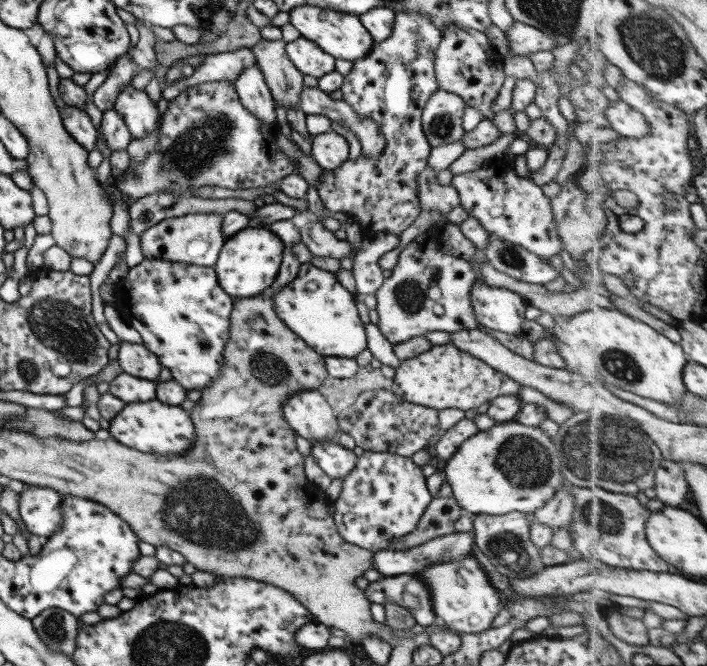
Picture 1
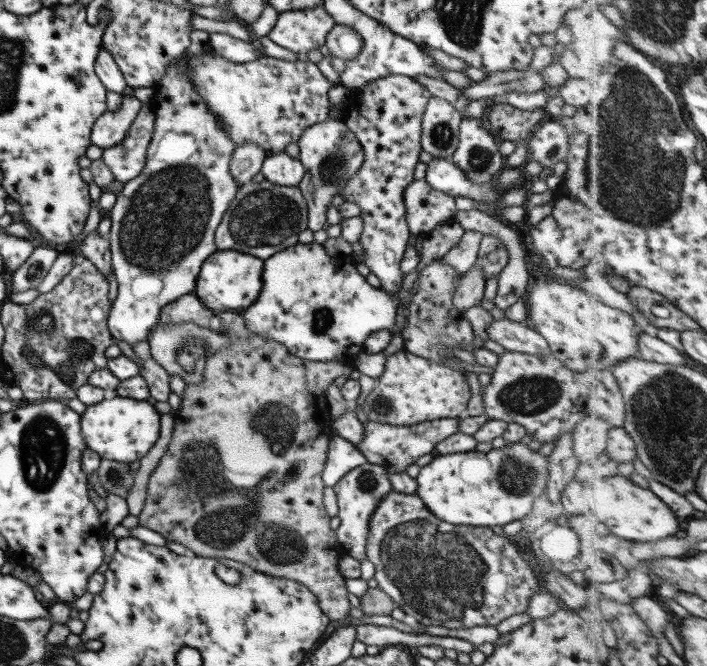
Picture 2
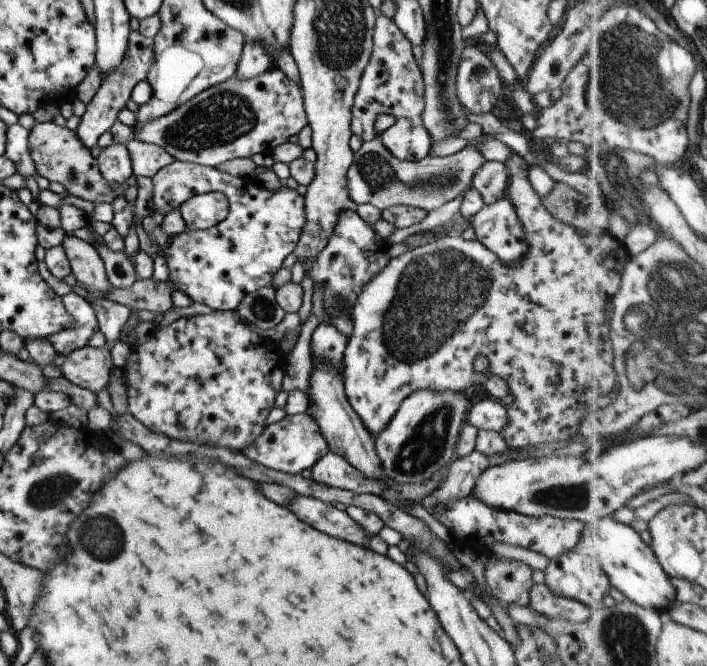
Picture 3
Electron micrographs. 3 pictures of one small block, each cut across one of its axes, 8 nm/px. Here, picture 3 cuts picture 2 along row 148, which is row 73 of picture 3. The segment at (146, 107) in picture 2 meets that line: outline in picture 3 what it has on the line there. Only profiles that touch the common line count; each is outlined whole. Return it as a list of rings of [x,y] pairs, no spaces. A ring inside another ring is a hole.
[[[132,31],[128,43],[124,62],[122,62],[116,70],[112,70],[108,76],[104,76],[100,89],[96,92],[94,98],[92,98],[92,102],[86,106],[86,113],[81,117],[80,125],[74,131],[76,136],[78,136],[78,140],[80,140],[88,150],[96,146],[100,136],[110,131],[114,122],[118,121],[118,114],[120,110],[126,108],[126,104],[131,98],[133,88],[139,82],[147,80],[148,72],[150,72],[150,68],[154,65],[155,53],[153,38],[146,38],[146,36],[142,36],[140,32]]]

